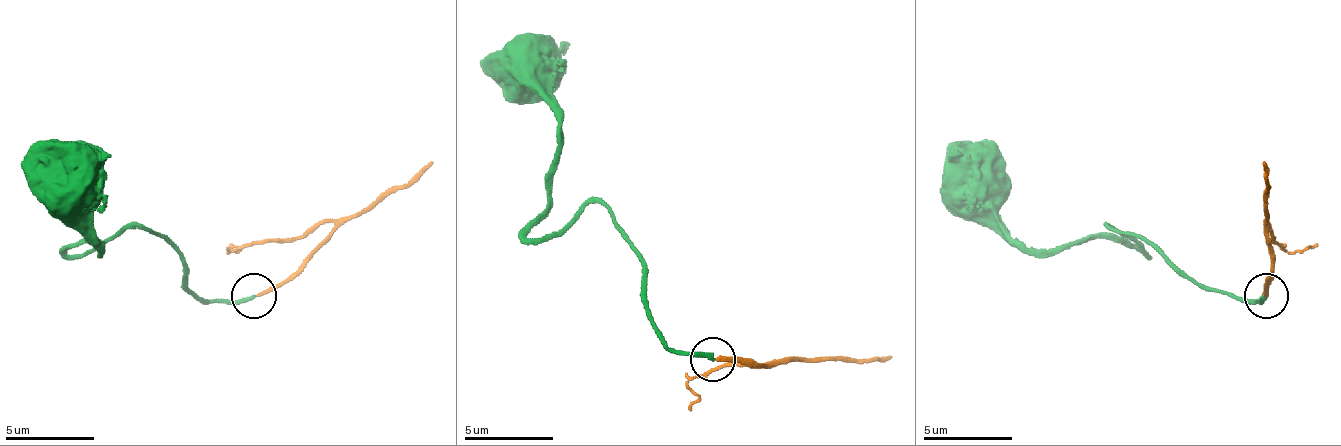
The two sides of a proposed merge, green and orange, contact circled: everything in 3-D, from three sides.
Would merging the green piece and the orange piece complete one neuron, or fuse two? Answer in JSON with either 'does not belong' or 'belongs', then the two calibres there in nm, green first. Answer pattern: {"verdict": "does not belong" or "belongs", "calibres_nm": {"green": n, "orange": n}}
{"verdict": "belongs", "calibres_nm": {"green": 240, "orange": 200}}

